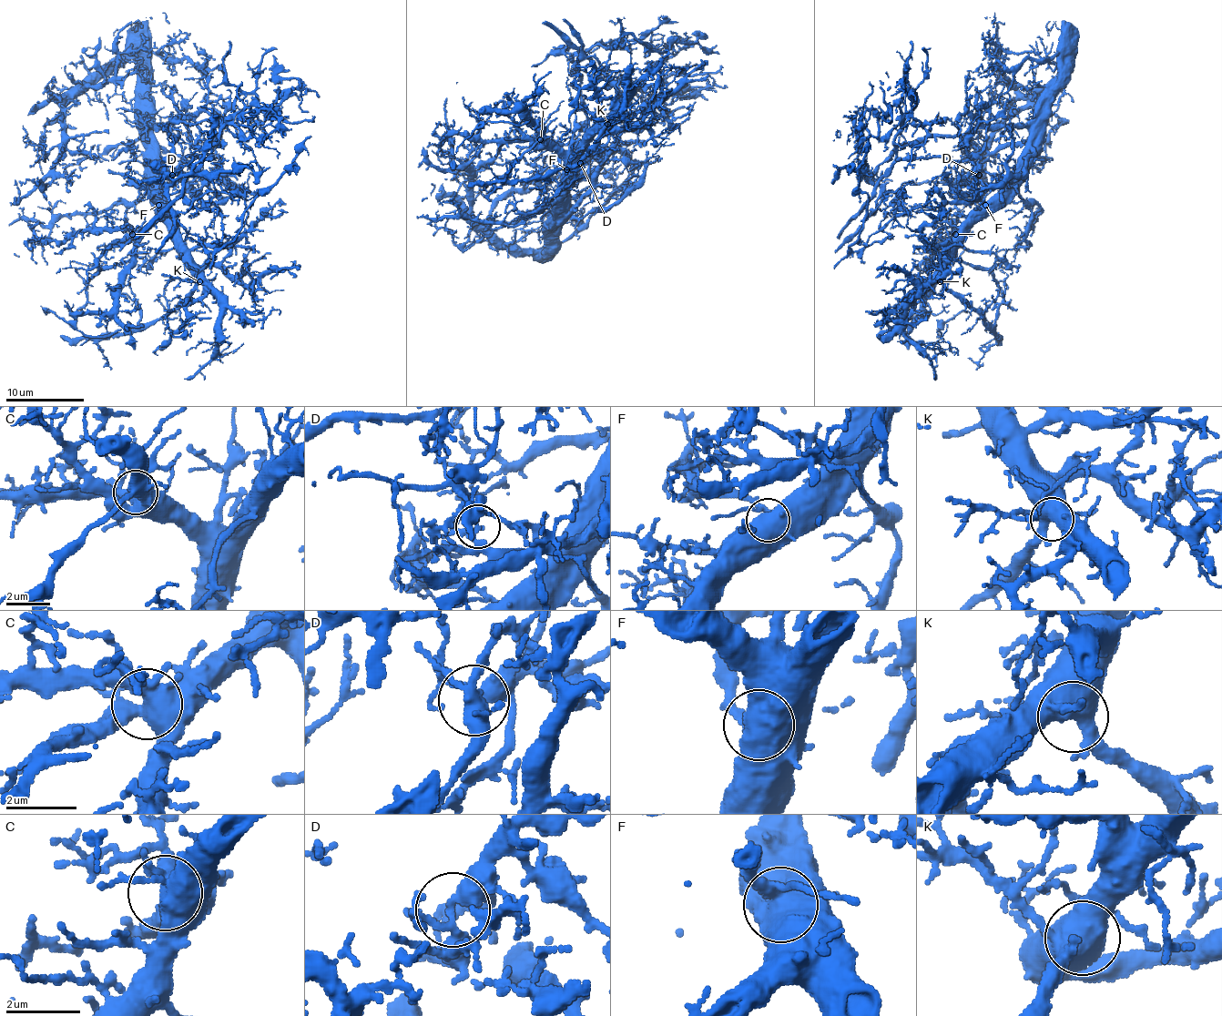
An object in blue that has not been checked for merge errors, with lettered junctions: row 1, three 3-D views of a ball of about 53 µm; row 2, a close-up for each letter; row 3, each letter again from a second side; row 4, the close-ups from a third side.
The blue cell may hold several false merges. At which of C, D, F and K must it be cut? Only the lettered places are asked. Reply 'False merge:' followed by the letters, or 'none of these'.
False merge: D

